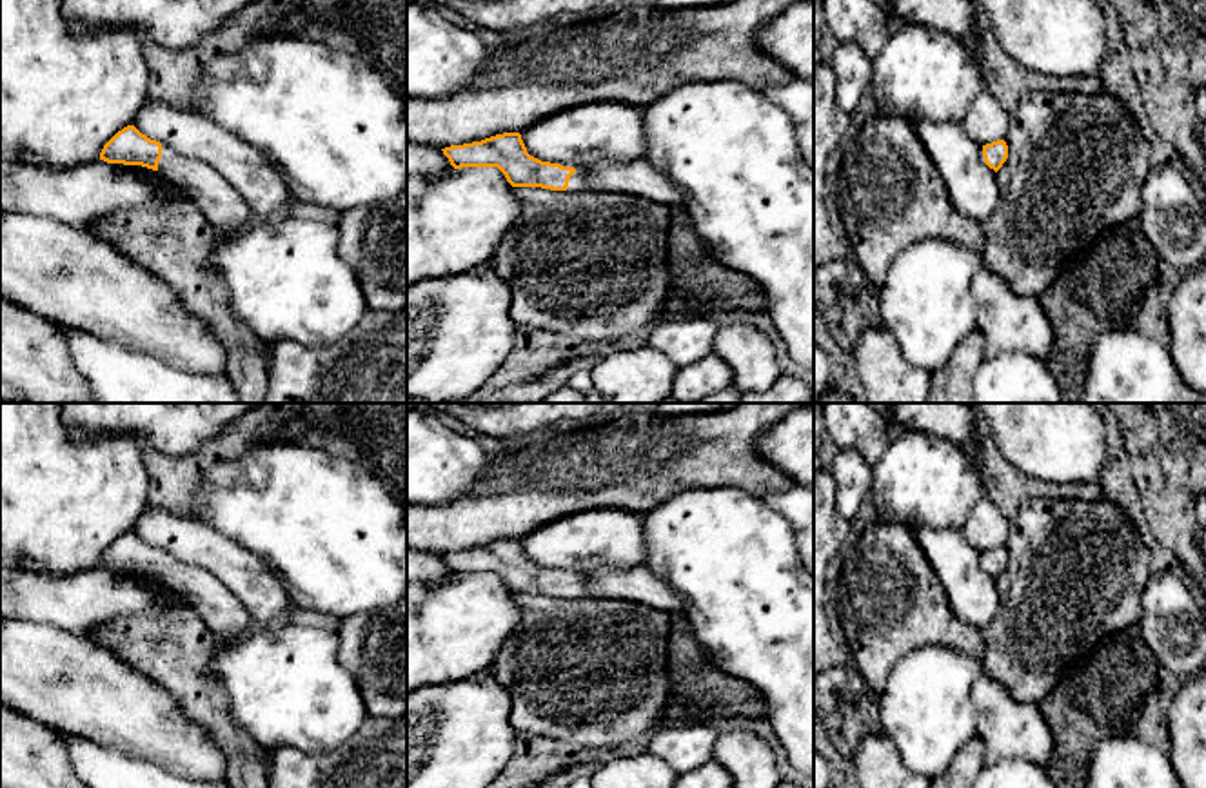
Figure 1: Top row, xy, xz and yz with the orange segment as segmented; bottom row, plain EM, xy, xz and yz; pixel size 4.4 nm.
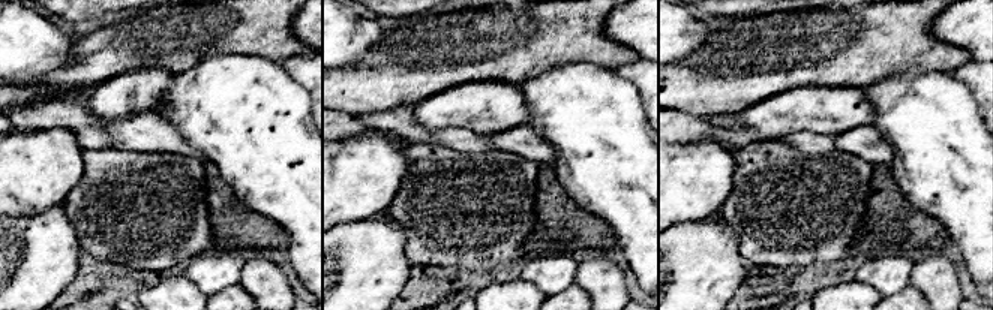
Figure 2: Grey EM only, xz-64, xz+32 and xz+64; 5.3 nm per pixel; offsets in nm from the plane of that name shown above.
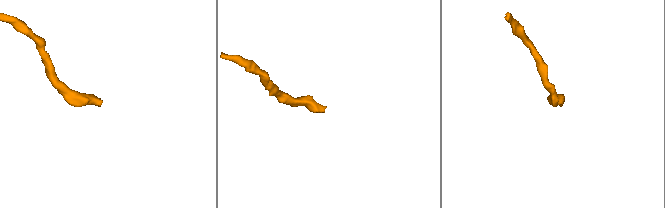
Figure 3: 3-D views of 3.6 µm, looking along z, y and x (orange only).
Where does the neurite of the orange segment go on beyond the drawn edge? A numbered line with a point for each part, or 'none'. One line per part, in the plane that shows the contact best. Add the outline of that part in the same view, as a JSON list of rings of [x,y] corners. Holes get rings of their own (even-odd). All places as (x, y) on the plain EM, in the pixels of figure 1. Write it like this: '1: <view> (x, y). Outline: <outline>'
1: xz (576, 590). Outline: [[[563,570],[563,574],[574,574],[576,576],[576,579],[568,586],[568,594],[567,594],[568,599],[588,597],[588,590],[585,586],[585,576],[583,576],[583,572]]]

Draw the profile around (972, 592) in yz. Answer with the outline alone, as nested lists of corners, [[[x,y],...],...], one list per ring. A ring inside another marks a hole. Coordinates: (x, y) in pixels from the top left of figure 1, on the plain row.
[[[914,527],[910,530],[943,583],[952,612],[966,625],[984,630],[999,610],[999,588],[997,579],[981,565],[983,554],[964,539],[961,530],[928,527]]]

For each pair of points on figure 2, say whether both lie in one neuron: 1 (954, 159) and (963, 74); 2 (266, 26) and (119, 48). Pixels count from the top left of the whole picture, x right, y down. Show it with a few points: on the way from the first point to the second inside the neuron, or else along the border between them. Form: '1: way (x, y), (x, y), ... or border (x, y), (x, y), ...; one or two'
1: border (951, 72), (968, 87), (977, 104); two
2: way (230, 26), (215, 26), (182, 35), (155, 38); one

